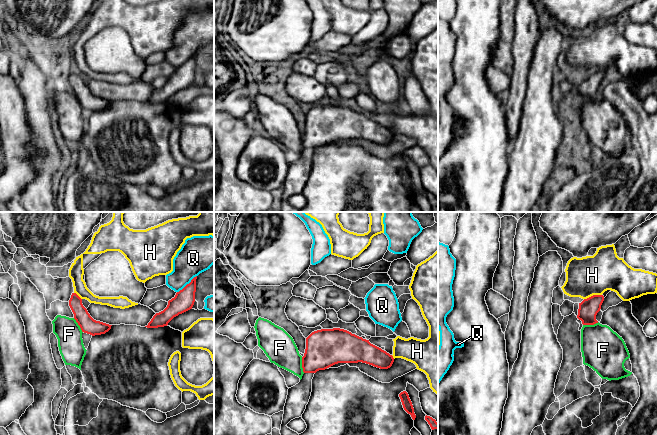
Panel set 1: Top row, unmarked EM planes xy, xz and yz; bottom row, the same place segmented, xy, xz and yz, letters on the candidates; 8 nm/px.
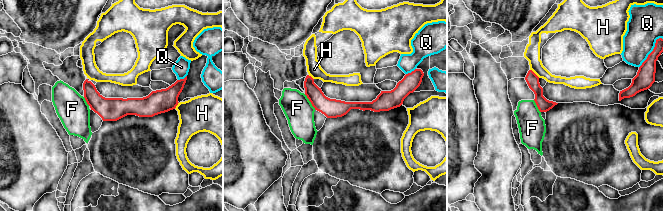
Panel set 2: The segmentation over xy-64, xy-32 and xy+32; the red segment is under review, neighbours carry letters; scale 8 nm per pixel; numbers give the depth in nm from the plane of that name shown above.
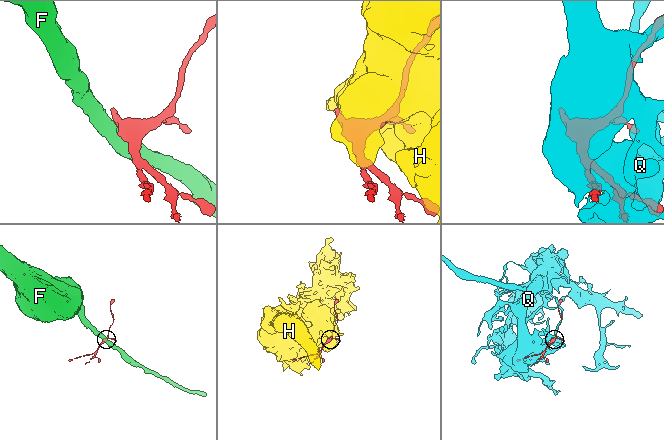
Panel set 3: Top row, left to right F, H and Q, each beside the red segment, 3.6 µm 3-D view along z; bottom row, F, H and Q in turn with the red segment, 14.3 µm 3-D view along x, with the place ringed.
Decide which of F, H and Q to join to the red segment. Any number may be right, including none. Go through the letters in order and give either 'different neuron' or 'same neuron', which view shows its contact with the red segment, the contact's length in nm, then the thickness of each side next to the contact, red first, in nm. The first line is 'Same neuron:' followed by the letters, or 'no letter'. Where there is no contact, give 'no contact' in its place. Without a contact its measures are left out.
Same neuron: no letter
F: different neuron; meets red in xz; contact 130 nm long; 300 nm thick on the red side, 240 nm on the other
H: different neuron; meets red in yz; contact 150 nm long; 160 nm thick on the red side, 320 nm on the other
Q: different neuron; meets red in xy; contact 220 nm long; 160 nm thick on the red side, 280 nm on the other

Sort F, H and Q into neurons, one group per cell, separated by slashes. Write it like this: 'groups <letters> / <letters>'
groups F / H / Q

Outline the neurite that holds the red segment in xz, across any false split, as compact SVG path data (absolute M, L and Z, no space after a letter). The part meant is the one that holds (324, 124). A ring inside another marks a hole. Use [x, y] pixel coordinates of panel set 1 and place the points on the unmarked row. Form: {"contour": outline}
{"contour": "M340 104L317 106L306 114L304 149L316 149L338 139L358 138L388 145L394 134L369 116Z"}

